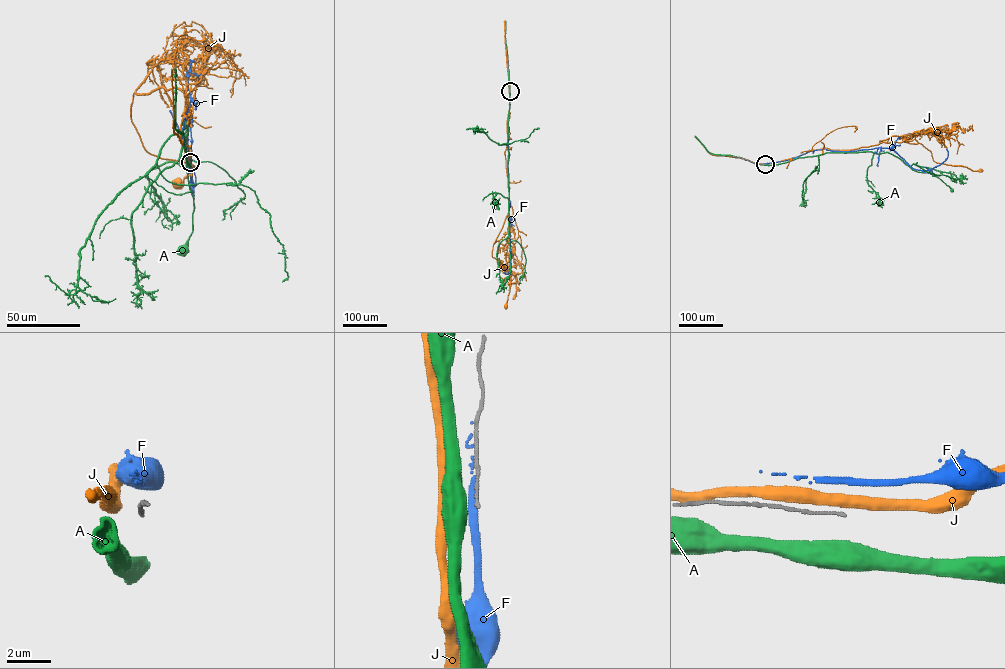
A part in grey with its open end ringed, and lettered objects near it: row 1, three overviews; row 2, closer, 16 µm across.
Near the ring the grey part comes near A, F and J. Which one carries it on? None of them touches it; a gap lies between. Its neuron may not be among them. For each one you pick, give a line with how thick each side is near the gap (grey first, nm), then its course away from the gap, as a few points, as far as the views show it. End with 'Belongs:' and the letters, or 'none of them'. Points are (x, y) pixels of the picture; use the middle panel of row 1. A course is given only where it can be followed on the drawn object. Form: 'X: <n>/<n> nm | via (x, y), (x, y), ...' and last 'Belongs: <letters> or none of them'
Belongs: none of them

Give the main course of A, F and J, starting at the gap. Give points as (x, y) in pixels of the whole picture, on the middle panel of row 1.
A: (509, 91), (507, 147), (511, 265), (507, 277)
F: (510, 91), (507, 128), (510, 262), (509, 272), (503, 272)
J: (509, 91), (508, 213), (492, 253), (511, 275), (506, 306)

